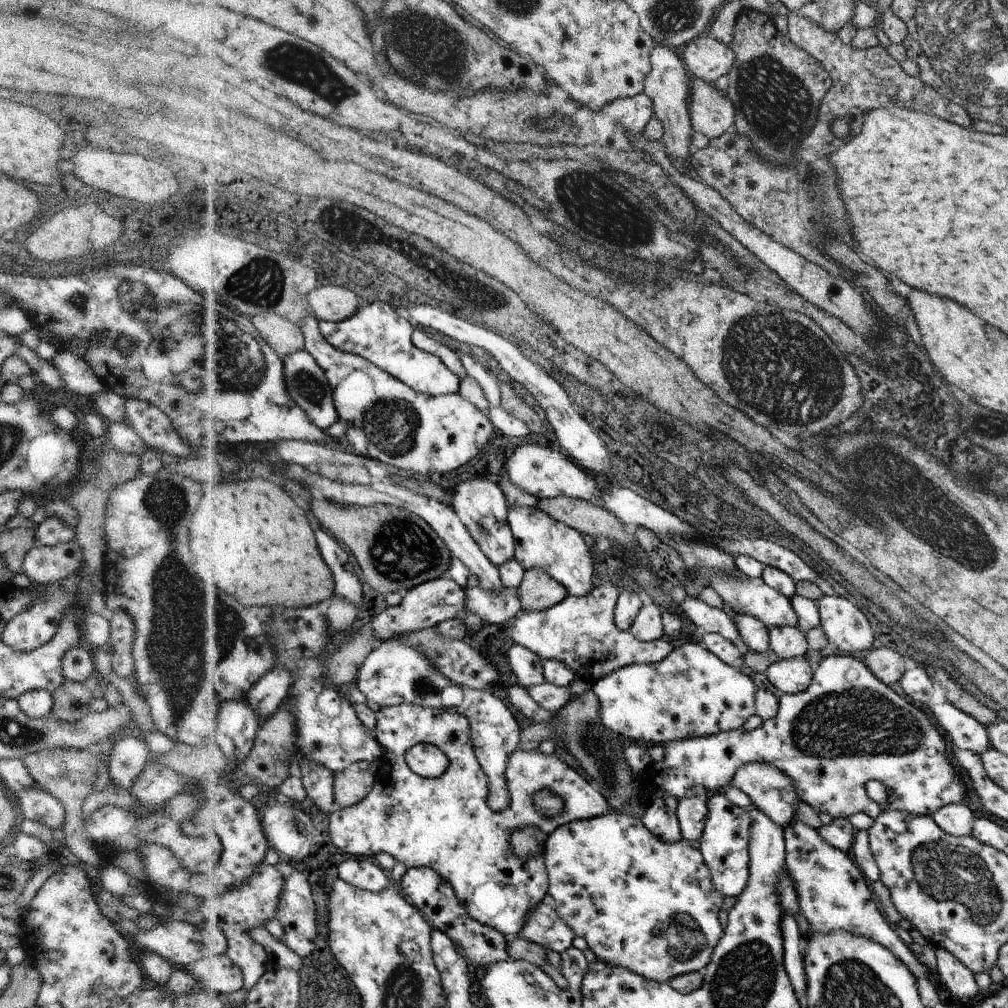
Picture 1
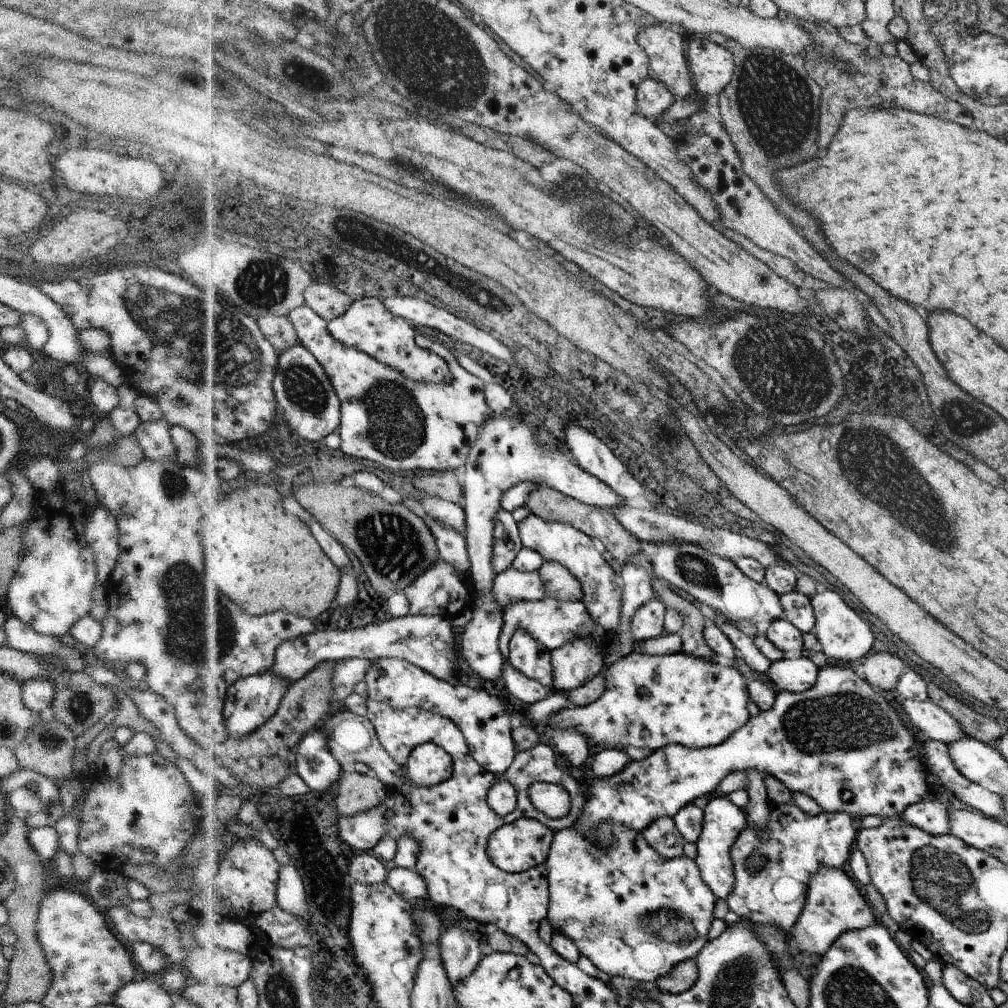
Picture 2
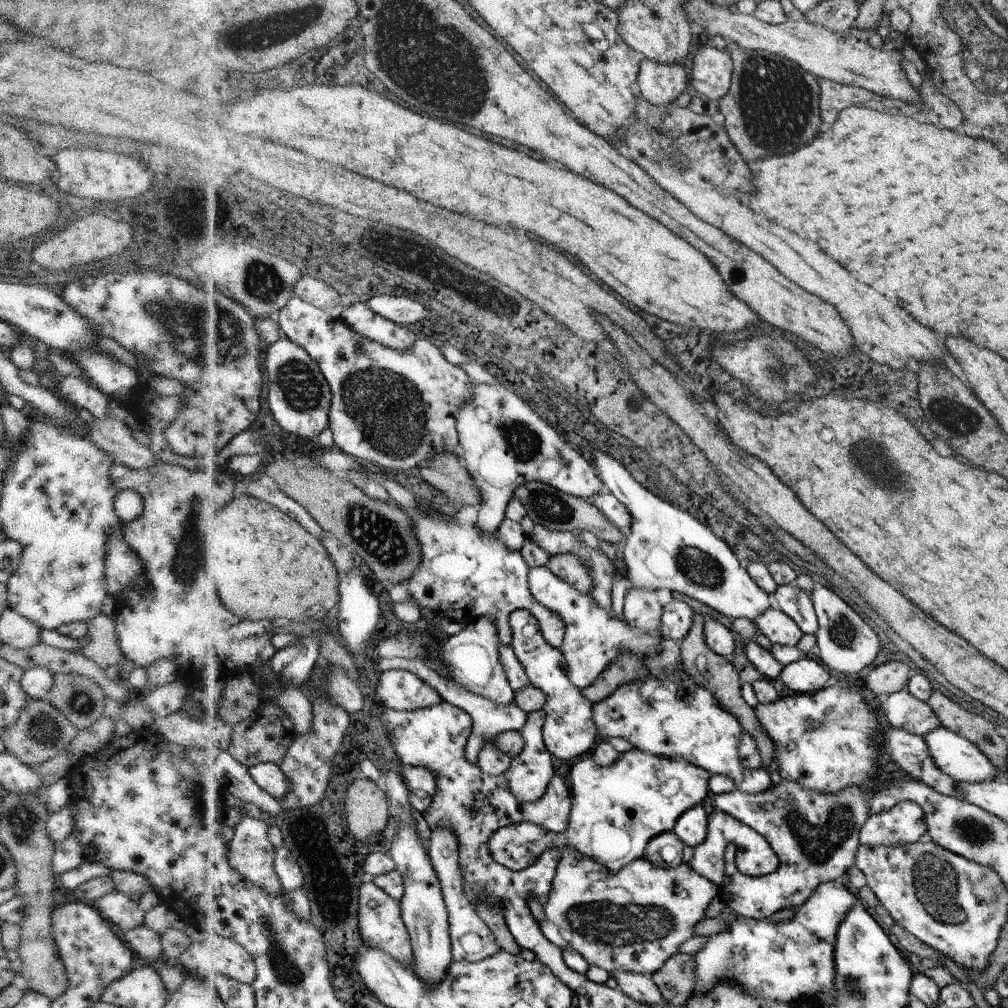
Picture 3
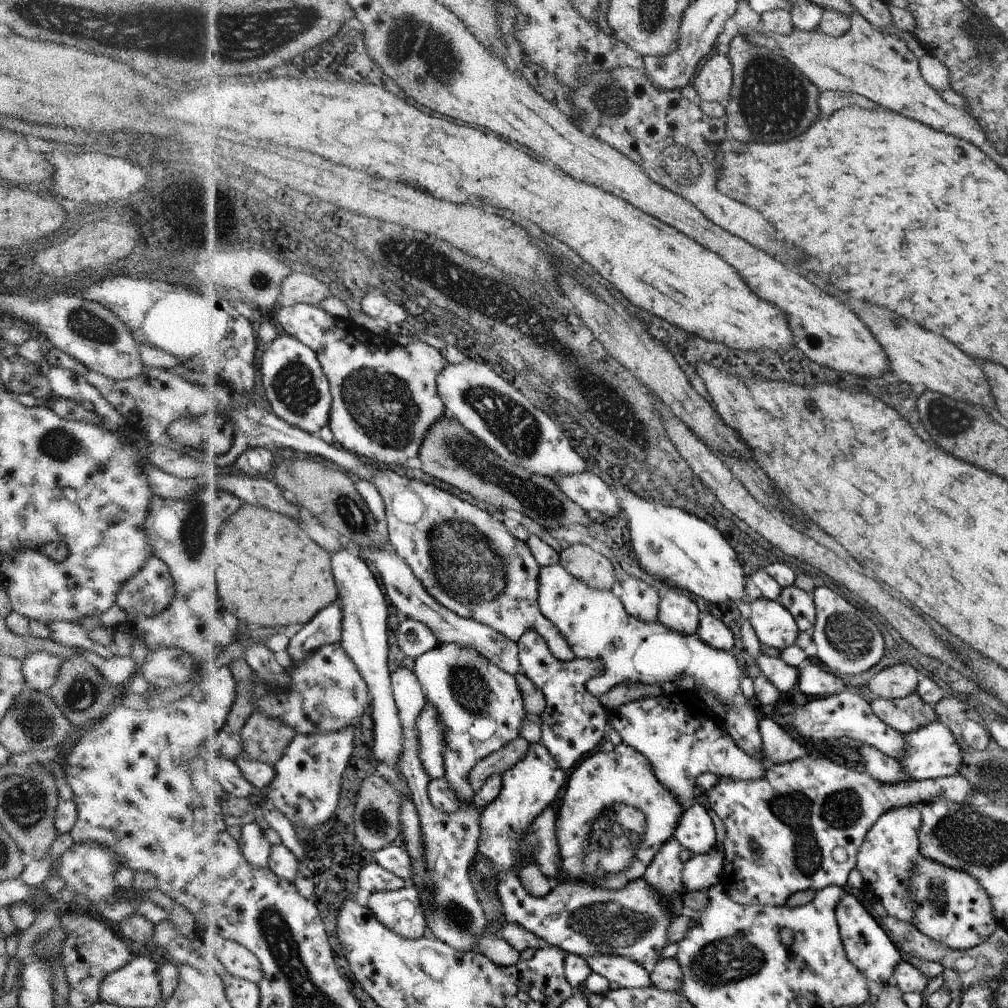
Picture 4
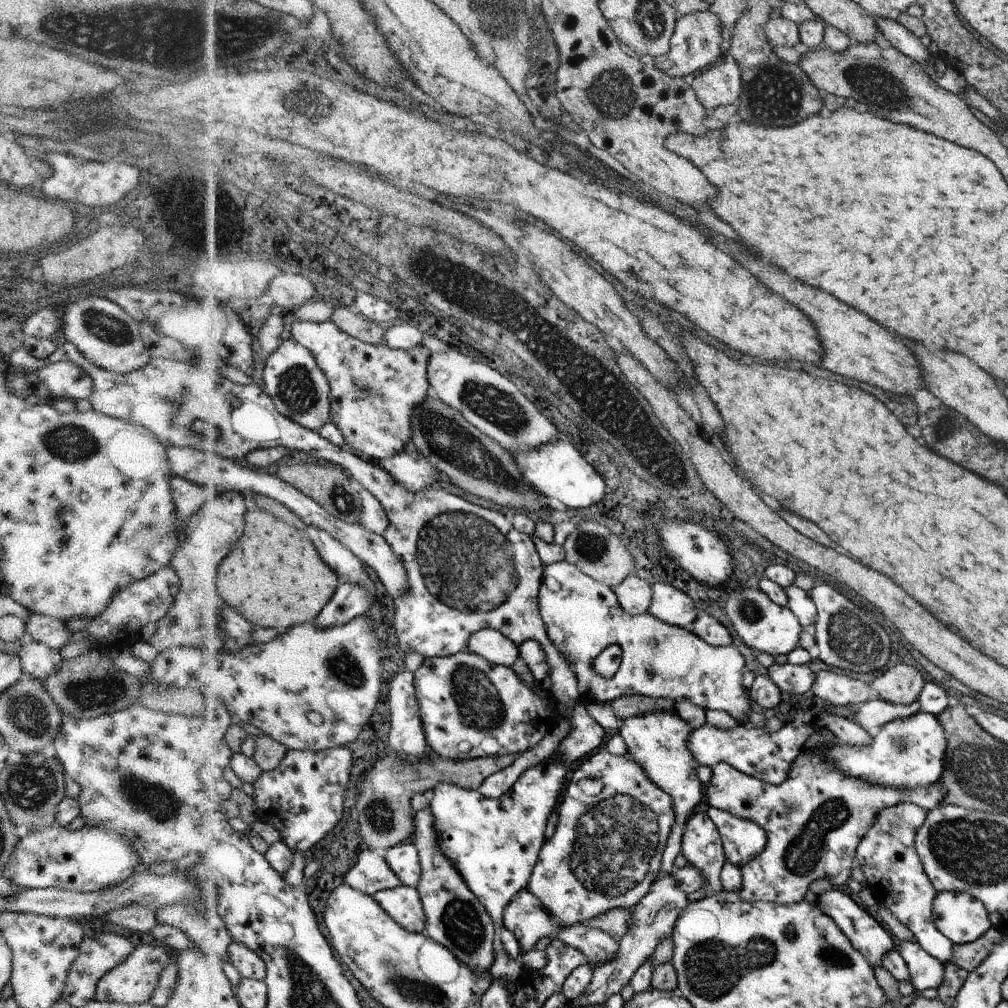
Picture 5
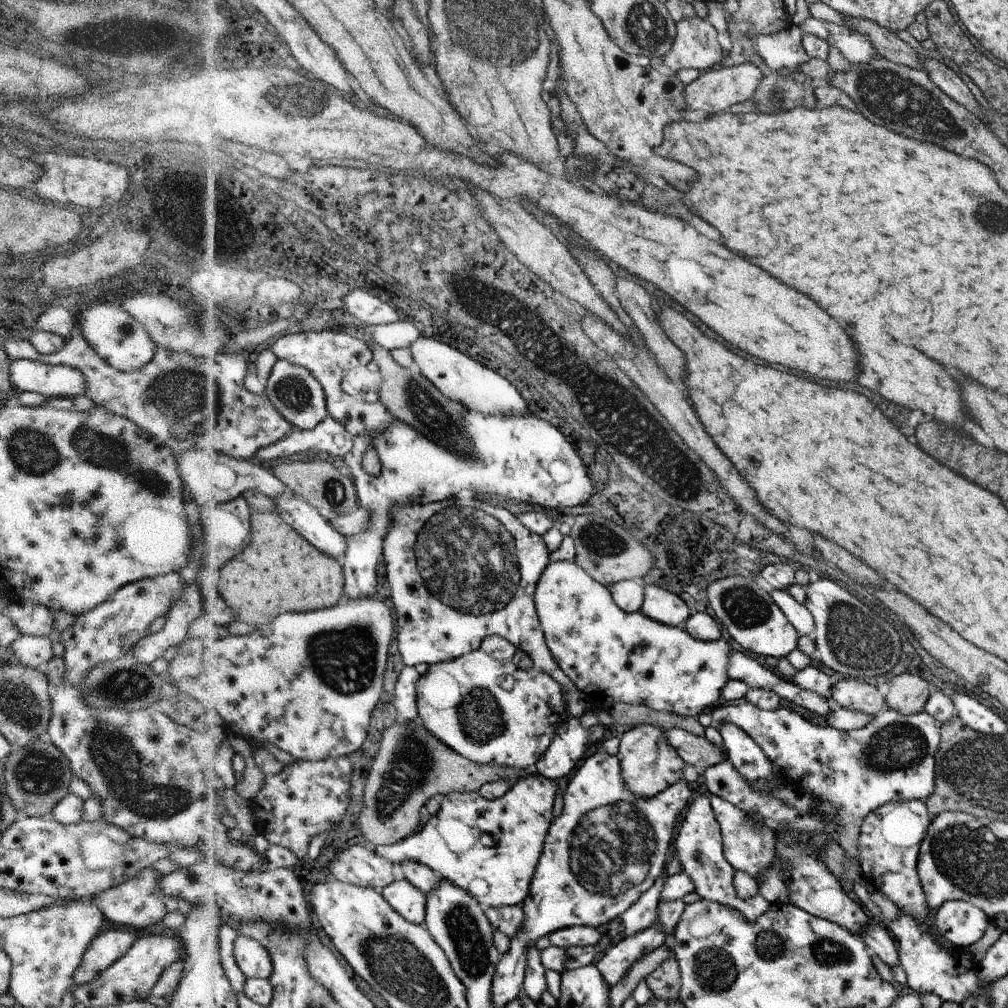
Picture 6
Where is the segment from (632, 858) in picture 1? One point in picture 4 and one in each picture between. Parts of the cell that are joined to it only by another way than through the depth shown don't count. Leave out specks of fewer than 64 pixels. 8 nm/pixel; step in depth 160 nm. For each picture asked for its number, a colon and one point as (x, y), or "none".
2: (634, 913)
3: (634, 920)
4: (584, 919)

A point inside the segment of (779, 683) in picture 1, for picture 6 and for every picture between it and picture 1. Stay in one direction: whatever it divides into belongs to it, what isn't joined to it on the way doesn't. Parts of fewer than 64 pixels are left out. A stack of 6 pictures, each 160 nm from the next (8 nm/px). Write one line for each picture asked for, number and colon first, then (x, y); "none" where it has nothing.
2: (798, 675)
3: (805, 675)
4: (814, 681)
5: (835, 689)
6: (854, 694)

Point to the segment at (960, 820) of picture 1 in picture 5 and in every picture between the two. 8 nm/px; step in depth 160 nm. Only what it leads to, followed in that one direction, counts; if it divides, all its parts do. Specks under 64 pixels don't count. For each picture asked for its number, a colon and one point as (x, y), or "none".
2: (932, 816)
3: (905, 822)
4: (888, 857)
5: (888, 856)

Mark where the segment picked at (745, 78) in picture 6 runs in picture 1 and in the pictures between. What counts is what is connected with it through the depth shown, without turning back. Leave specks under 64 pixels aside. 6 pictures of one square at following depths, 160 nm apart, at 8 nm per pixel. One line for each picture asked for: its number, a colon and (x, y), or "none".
1: (707, 58)
2: (712, 64)
3: (712, 69)
4: (714, 83)
5: (717, 86)

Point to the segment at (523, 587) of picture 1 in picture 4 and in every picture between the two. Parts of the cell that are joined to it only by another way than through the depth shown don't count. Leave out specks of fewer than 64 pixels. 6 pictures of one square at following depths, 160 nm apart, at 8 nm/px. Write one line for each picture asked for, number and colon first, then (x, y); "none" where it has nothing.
2: (559, 583)
3: (571, 569)
4: (589, 566)

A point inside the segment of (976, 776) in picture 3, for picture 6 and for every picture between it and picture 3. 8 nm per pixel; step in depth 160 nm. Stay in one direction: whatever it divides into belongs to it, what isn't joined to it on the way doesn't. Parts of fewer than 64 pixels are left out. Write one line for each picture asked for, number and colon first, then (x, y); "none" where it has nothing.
4: (933, 752)
5: (905, 754)
6: (893, 758)

